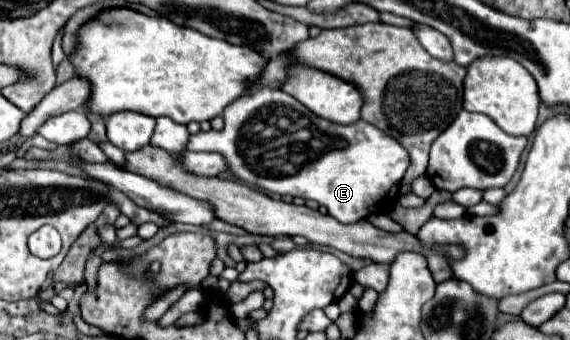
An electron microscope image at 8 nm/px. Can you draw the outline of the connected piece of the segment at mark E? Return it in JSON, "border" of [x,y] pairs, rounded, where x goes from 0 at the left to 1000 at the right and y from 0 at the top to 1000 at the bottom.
{"border":[[[458,259],[423,282],[409,300],[409,312],[395,318],[391,347],[395,376],[388,388],[367,382],[335,394],[328,435],[335,447],[367,441],[391,453],[402,476],[402,500],[430,541],[447,547],[468,571],[511,571],[535,588],[553,588],[602,659],[619,659],[644,641],[647,629],[689,618],[700,535],[718,494],[718,447],[654,365],[640,353],[626,353],[619,365],[577,359],[539,324],[507,276],[482,259]]]}

